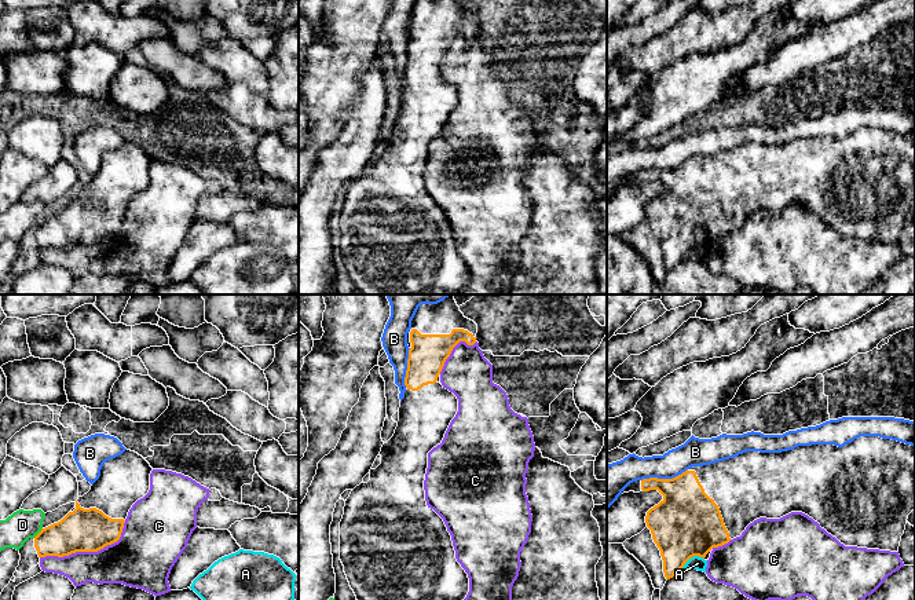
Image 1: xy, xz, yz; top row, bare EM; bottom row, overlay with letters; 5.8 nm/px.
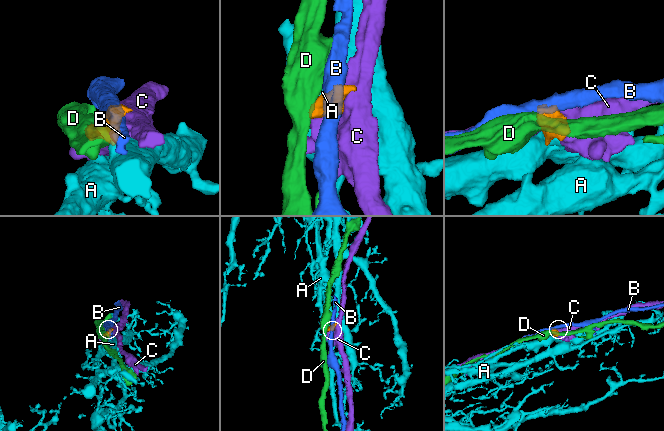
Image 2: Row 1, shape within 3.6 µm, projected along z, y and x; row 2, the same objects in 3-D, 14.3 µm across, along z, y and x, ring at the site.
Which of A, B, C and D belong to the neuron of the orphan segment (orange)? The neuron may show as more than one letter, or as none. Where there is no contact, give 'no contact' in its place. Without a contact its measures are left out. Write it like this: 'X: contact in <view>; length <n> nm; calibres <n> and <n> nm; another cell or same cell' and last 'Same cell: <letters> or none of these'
A: contact in yz; length 150 nm; calibres 400 and 80 nm; another cell
B: contact in yz; length 280 nm; calibres 340 and 170 nm; another cell
C: contact in xy; length 550 nm; calibres 260 and 280 nm; another cell
D: contact in xy; length 80 nm; calibres 260 and 180 nm; another cell
Same cell: none of these

